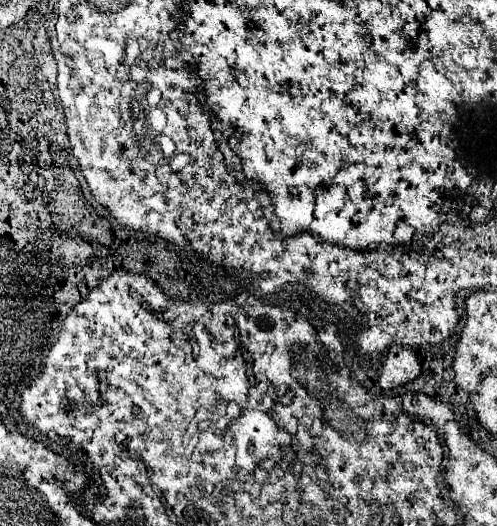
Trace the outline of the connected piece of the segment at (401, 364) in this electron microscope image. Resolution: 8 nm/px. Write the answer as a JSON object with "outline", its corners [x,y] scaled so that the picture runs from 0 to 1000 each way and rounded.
{"outline":[[[789,660],[785,675],[769,698],[761,717],[761,732],[769,740],[793,740],[801,732],[817,732],[843,715],[847,700],[837,673],[813,660]]]}

